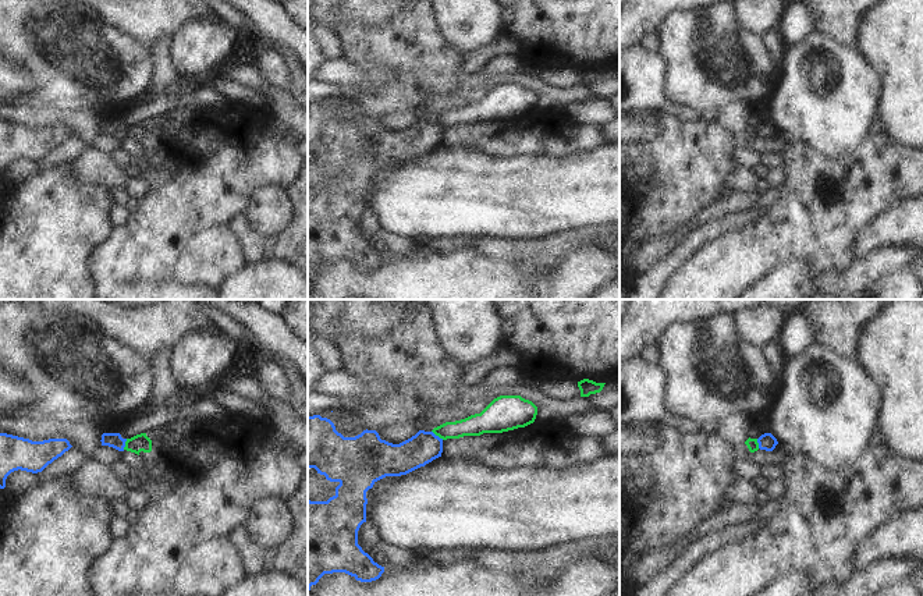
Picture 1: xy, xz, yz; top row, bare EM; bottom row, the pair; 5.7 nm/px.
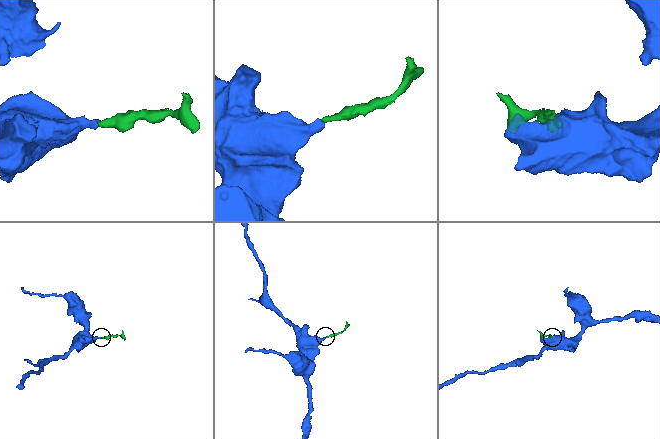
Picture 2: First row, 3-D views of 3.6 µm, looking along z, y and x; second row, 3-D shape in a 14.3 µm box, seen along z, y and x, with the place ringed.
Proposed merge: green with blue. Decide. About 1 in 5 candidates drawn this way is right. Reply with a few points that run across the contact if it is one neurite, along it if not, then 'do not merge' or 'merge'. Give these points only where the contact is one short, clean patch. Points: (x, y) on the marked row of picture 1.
line xz (432, 430), (443, 439); do not merge

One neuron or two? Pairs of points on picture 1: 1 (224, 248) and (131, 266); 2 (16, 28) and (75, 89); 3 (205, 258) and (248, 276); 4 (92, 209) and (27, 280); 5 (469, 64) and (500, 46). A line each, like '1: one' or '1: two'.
1: two
2: one
3: two
4: one
5: one

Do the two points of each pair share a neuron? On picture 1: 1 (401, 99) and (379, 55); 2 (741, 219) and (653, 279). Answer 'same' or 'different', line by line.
1: same
2: same

